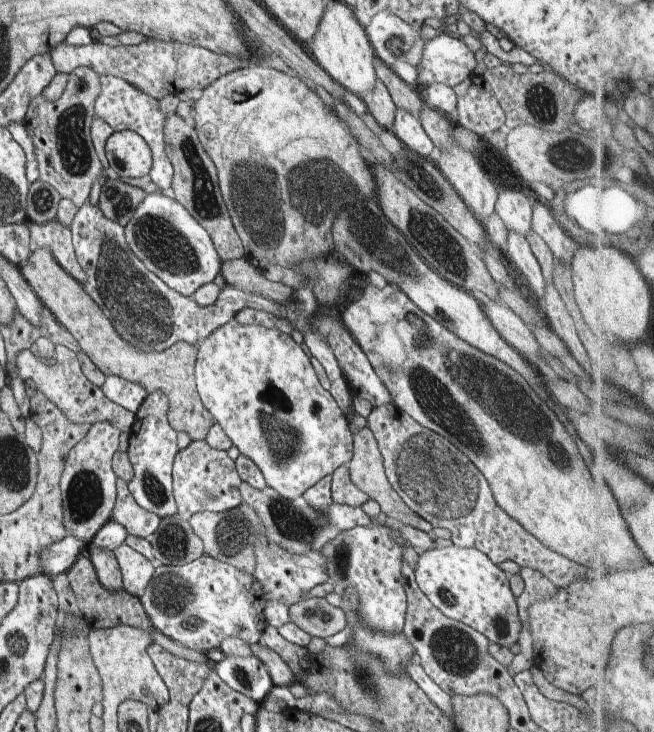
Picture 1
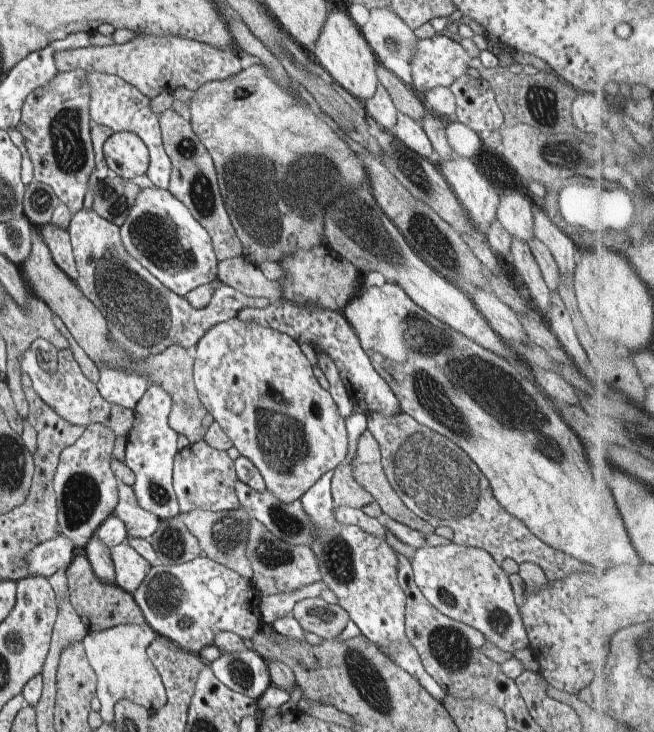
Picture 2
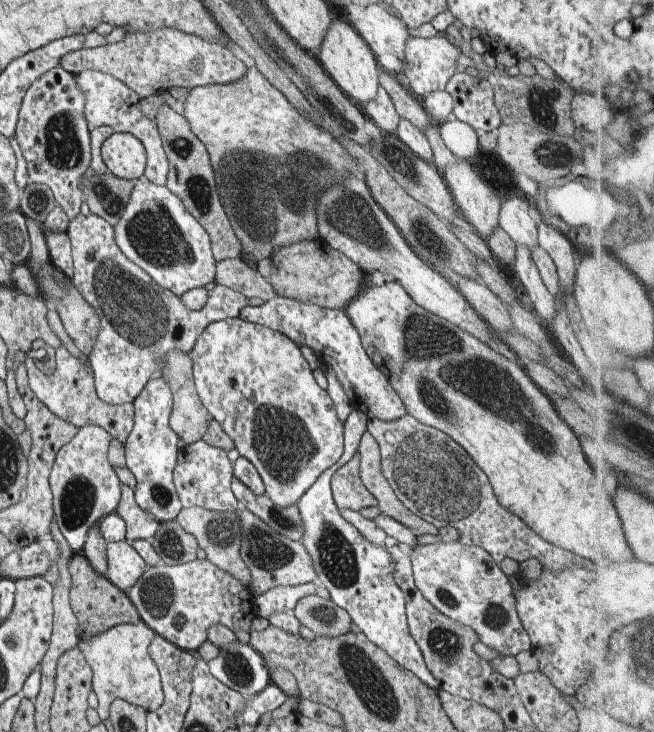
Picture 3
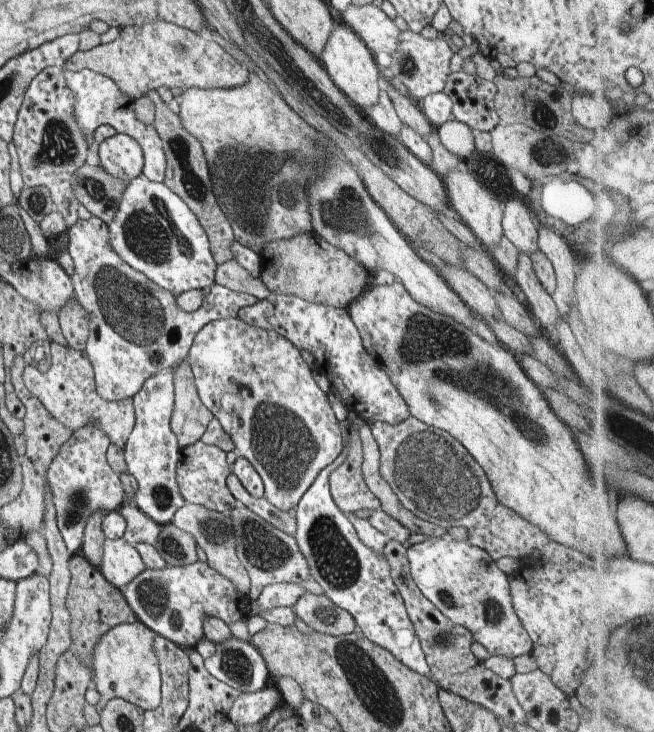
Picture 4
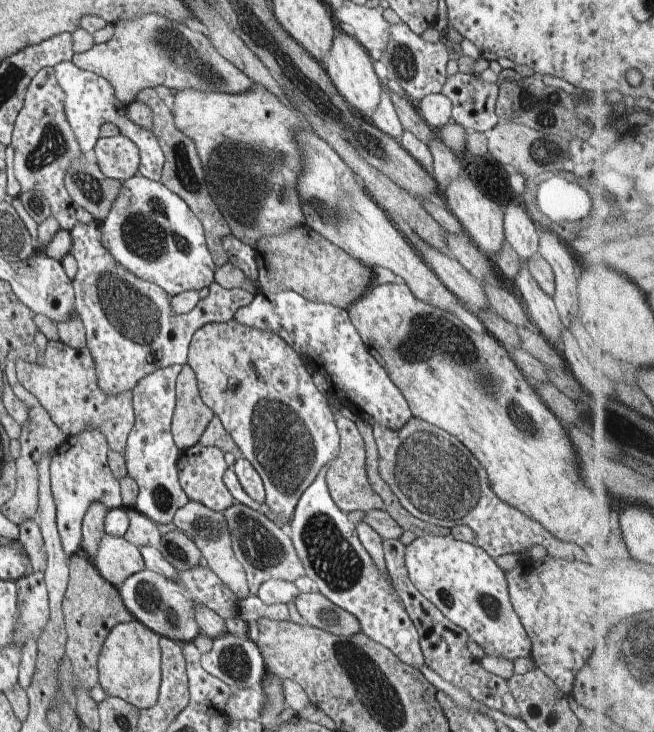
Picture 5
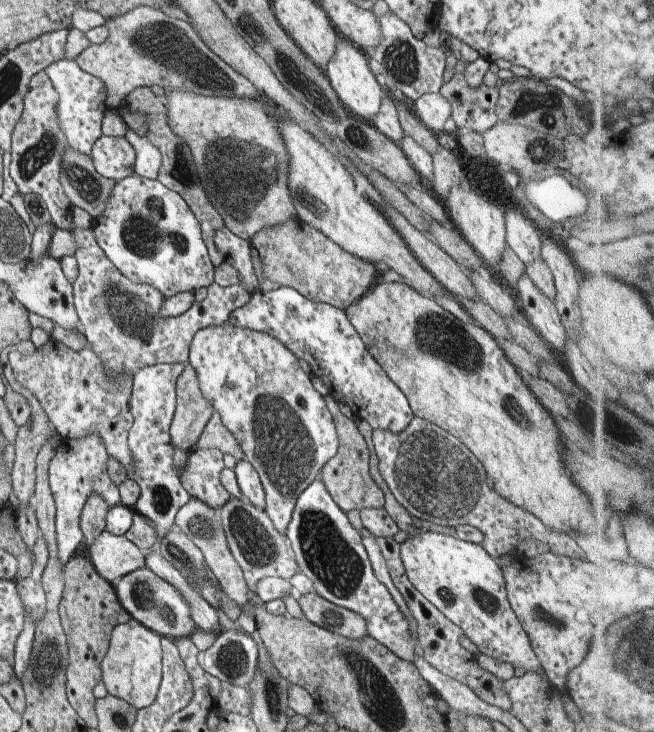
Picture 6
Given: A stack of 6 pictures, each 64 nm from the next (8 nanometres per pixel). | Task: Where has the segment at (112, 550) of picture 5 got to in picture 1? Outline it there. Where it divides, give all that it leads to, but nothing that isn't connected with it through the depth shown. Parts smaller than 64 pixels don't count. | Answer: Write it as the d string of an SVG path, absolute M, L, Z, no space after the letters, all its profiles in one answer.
M125 542L113 550L122 576L123 588L134 596L140 597L154 576L158 563L148 560Z

